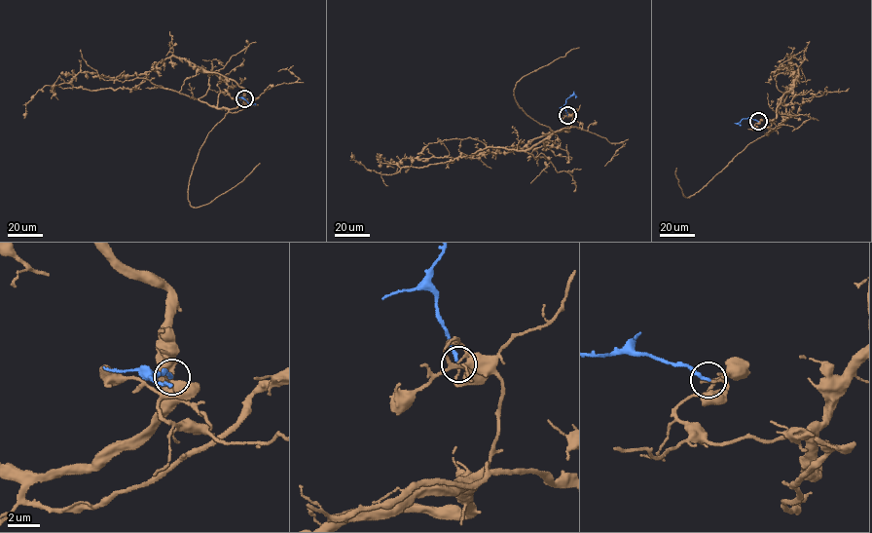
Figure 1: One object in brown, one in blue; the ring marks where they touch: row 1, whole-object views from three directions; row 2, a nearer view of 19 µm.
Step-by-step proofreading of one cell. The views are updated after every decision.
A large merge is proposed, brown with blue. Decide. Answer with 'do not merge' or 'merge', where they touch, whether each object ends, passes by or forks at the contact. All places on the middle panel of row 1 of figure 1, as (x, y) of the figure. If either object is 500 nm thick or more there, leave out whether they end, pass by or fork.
do not merge; at (567, 115); brown ends there; blue ends there

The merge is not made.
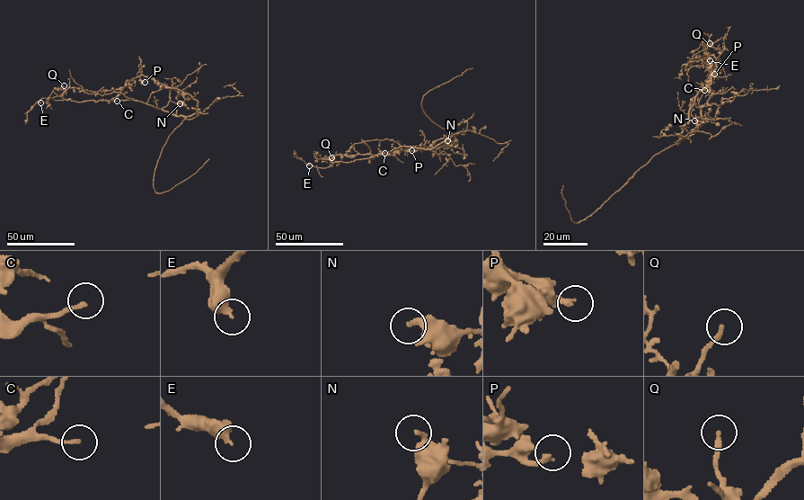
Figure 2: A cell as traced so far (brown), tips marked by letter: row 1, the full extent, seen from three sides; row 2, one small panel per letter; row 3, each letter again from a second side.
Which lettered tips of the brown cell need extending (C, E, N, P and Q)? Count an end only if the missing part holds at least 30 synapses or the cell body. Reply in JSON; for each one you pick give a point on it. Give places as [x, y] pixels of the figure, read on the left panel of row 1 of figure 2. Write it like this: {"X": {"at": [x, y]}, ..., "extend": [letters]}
{"P": {"at": [145, 82]}, "Q": {"at": [64, 85]}, "extend": ["P", "Q"]}

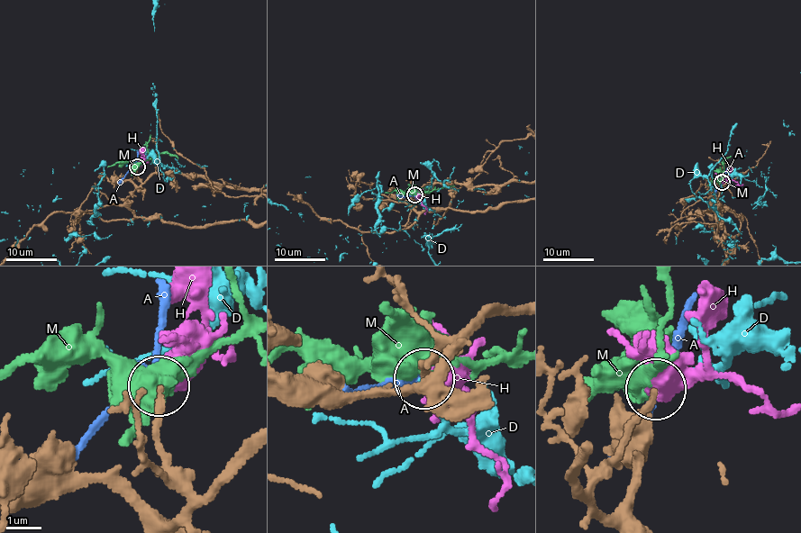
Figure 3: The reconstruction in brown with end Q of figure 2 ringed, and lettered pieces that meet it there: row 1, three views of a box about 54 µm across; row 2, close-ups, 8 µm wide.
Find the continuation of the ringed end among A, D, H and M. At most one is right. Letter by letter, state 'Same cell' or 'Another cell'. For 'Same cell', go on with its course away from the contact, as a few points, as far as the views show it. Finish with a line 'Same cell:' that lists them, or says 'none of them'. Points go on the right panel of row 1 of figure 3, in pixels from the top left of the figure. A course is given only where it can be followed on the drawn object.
A: Another cell
D: Another cell
H: Same cell. Its course: (721, 182), (736, 181), (743, 185)
M: Another cell
Same cell: H

